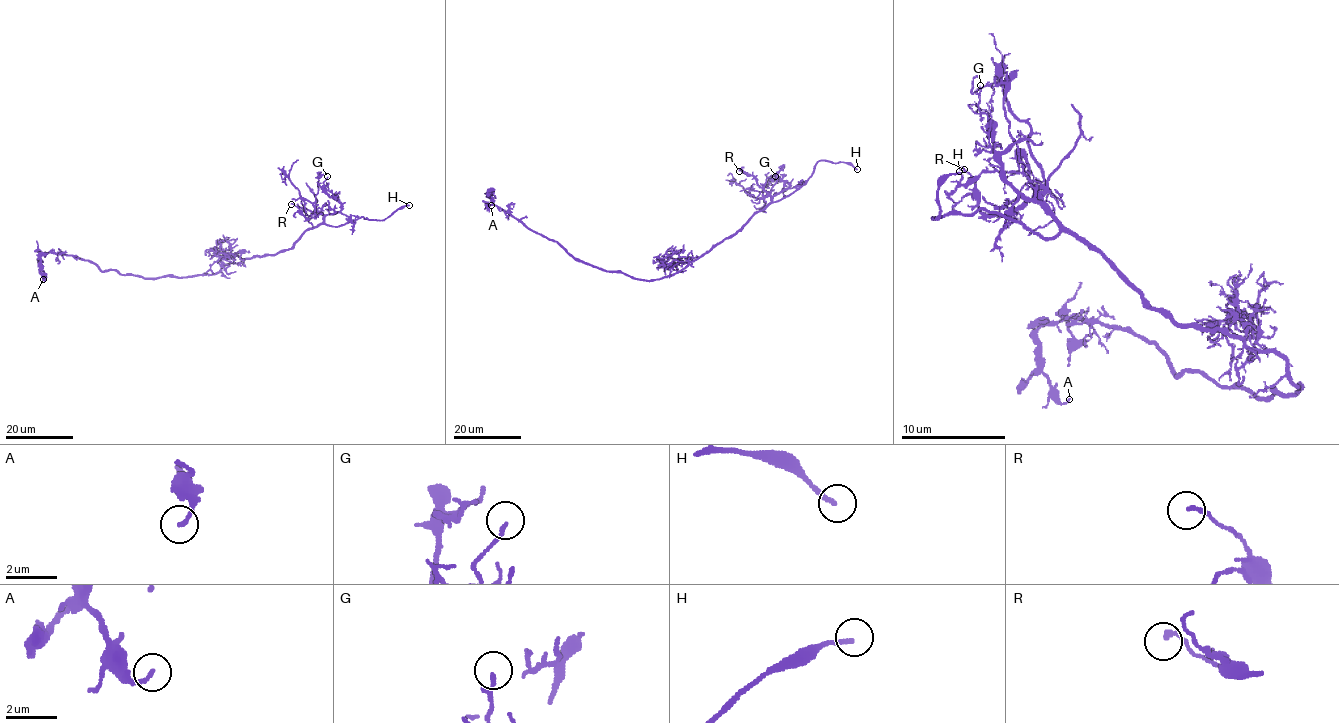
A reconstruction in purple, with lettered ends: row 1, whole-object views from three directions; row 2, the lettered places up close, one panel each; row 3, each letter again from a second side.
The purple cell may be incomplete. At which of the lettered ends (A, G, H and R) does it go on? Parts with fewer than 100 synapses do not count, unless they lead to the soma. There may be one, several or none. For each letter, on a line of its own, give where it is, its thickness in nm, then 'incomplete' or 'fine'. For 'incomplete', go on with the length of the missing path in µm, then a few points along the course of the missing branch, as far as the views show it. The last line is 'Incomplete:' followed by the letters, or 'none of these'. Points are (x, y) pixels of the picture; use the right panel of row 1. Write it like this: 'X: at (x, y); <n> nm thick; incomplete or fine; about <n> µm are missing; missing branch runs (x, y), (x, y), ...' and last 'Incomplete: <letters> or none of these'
A: at (1069, 399); 140 nm thick; fine
G: at (980, 85); 140 nm thick; fine
H: at (959, 171); 160 nm thick; incomplete; about 25 µm are missing; missing branch runs (959, 171), (998, 179), (1006, 190), (1035, 211), (1038, 229), (1053, 245), (1069, 258), (1087, 250), (1095, 260)
R: at (964, 169); 170 nm thick; fine
Incomplete: H

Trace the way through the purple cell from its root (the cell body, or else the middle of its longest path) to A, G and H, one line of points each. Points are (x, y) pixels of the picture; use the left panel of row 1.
A: (223, 267), (212, 274), (143, 278), (102, 271), (73, 256), (45, 252), (40, 256), (43, 279)
G: (223, 267), (289, 250), (326, 215), (337, 213), (341, 205), (321, 187), (327, 176)
H: (223, 267), (289, 250), (307, 230), (320, 224), (341, 226), (362, 216), (384, 220), (409, 205)

